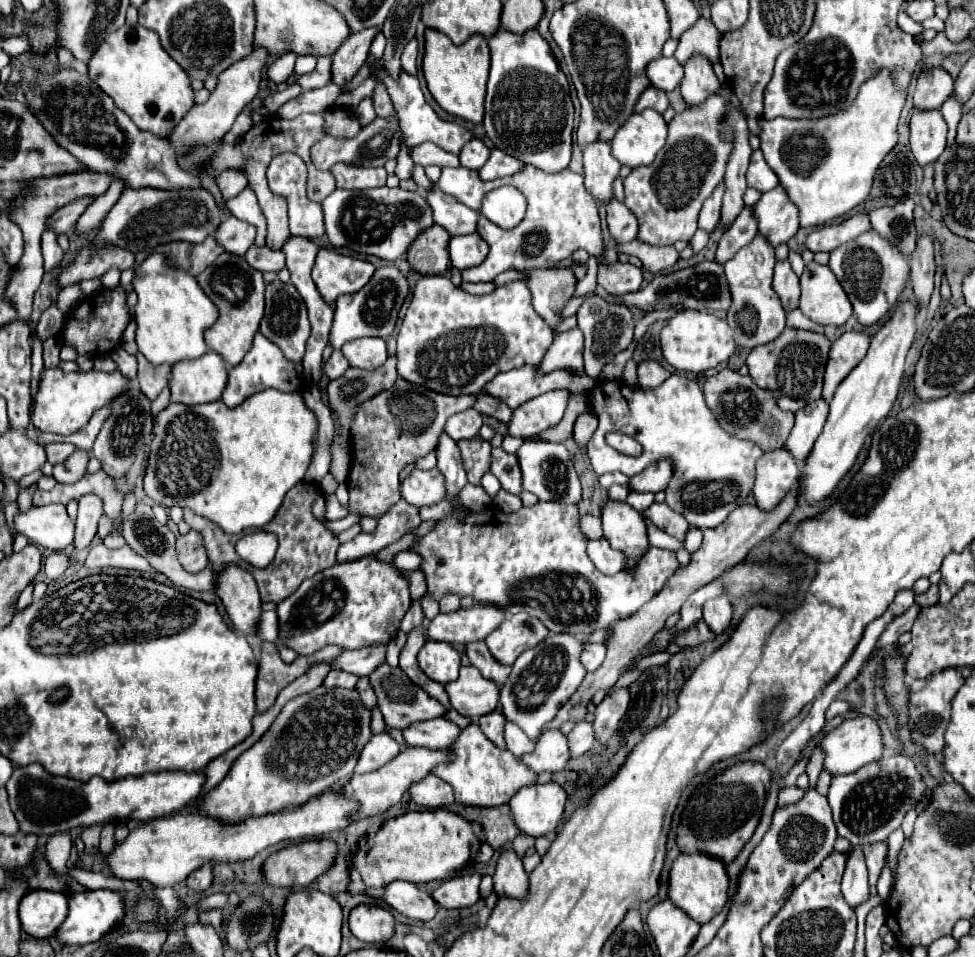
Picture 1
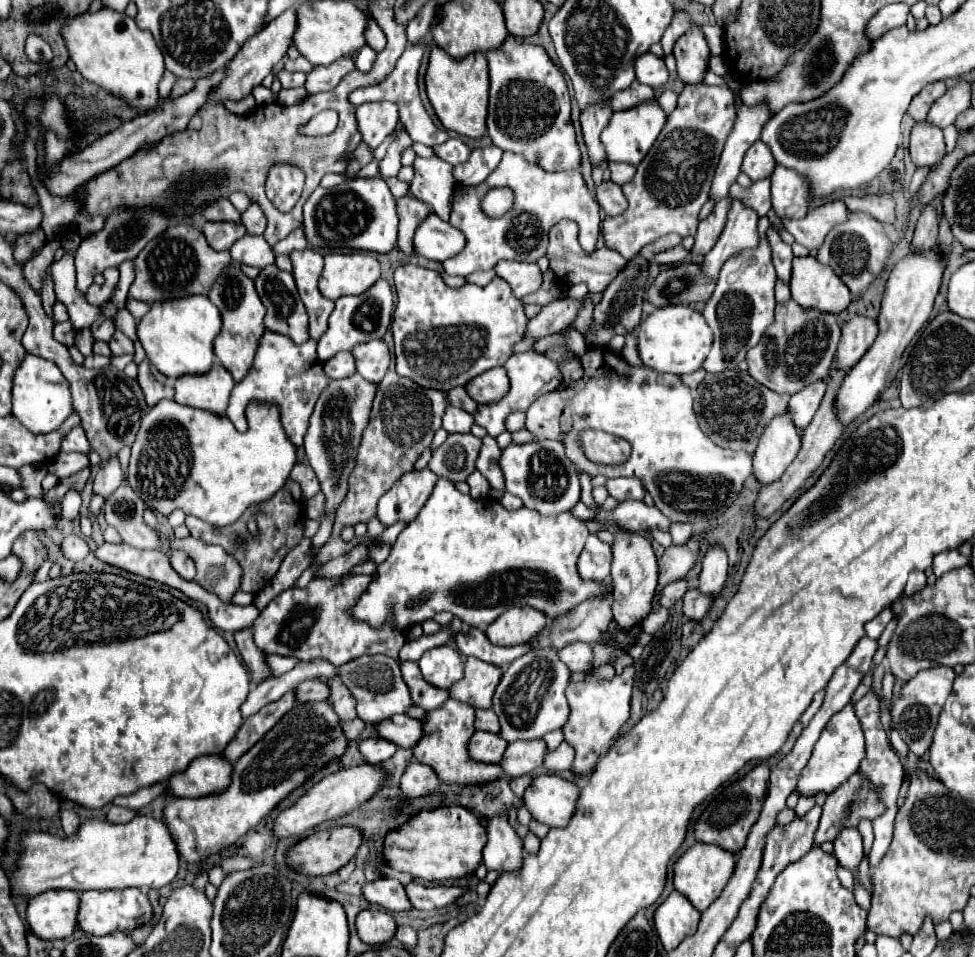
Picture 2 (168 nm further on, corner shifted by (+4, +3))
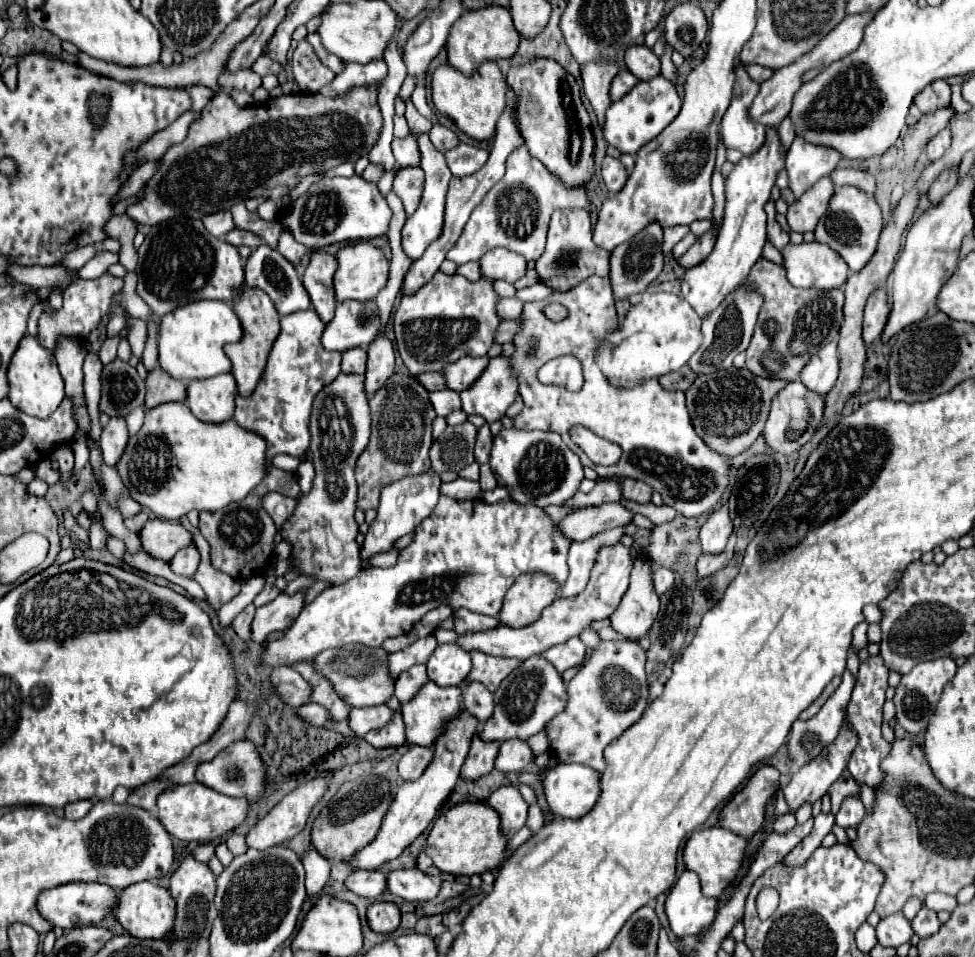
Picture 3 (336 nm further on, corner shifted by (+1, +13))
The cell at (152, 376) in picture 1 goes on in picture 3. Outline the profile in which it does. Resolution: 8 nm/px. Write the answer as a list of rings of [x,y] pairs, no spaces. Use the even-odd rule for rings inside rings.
[[[156,367],[146,379],[146,409],[158,407],[170,401],[186,401],[186,385],[182,381],[172,381],[164,369]]]

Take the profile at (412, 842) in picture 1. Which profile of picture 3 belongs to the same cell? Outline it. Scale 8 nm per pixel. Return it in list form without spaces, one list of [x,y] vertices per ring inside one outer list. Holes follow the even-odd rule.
[[[466,801],[450,807],[436,819],[428,835],[426,851],[440,871],[452,875],[482,875],[500,867],[506,857],[506,849],[508,837],[500,829],[498,813],[490,805]]]

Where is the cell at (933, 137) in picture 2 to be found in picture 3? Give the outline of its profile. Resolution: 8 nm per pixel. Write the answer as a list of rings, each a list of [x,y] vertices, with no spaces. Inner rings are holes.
[[[942,129],[936,137],[932,137],[932,141],[930,141],[928,147],[926,147],[928,159],[930,159],[930,161],[940,159],[940,157],[944,155],[944,151],[948,149],[948,145],[950,145],[950,133],[948,133],[948,129]]]

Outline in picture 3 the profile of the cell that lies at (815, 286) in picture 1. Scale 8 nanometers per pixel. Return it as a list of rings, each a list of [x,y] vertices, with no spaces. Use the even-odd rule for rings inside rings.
[[[818,241],[800,245],[788,243],[780,253],[784,257],[786,277],[794,287],[834,289],[842,287],[850,275],[844,259]]]

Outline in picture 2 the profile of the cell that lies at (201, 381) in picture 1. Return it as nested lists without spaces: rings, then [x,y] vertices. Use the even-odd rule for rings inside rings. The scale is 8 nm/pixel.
[[[215,361],[205,375],[183,375],[175,381],[175,401],[189,407],[225,413],[235,381],[225,367]]]

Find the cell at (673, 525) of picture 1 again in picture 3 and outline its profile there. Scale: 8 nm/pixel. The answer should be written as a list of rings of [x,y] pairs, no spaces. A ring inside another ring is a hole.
[[[608,503],[608,505],[598,505],[592,509],[578,509],[570,515],[566,515],[558,523],[558,529],[570,541],[578,543],[578,541],[586,541],[588,537],[594,537],[606,529],[628,525],[630,521],[632,521],[632,513],[626,507],[622,507],[620,503]]]

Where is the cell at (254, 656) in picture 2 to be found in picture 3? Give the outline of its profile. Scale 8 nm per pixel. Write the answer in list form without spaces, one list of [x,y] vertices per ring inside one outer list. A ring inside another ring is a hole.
[[[248,605],[248,607],[234,619],[234,623],[232,623],[232,629],[234,629],[234,631],[238,633],[238,637],[244,639],[244,641],[250,641],[250,637],[248,637],[248,629],[250,629],[254,611],[256,611],[256,607],[254,607],[254,605]]]

